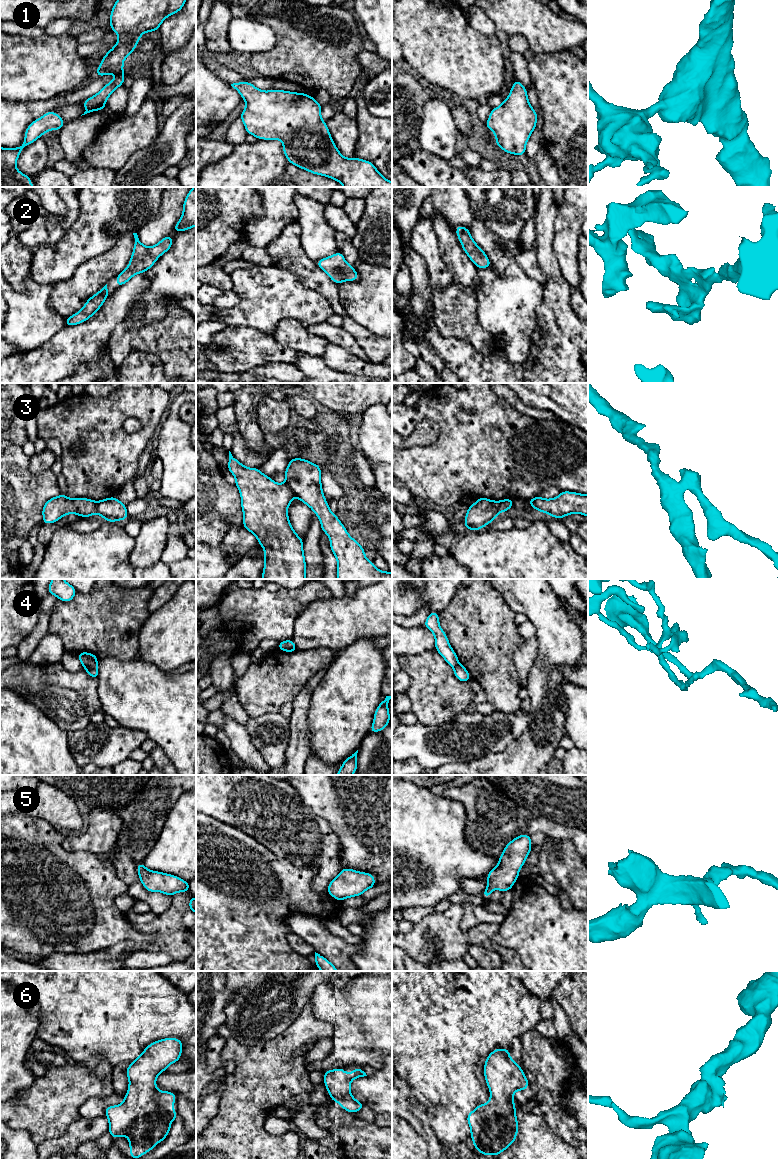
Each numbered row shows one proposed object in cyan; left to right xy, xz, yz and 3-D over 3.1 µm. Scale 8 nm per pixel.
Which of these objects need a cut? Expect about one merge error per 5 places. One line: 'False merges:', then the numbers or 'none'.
False merges: 3, 4

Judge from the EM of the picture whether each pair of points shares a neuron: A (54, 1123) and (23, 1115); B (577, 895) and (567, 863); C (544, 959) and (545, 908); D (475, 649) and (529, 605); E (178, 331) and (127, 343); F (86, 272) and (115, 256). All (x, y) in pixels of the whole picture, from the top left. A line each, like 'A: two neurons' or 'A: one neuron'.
A: one neuron
B: one neuron
C: one neuron
D: two neurons
E: one neuron
F: one neuron

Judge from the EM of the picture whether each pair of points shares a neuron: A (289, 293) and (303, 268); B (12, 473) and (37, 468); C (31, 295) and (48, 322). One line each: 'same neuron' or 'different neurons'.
A: different neurons
B: different neurons
C: same neuron

